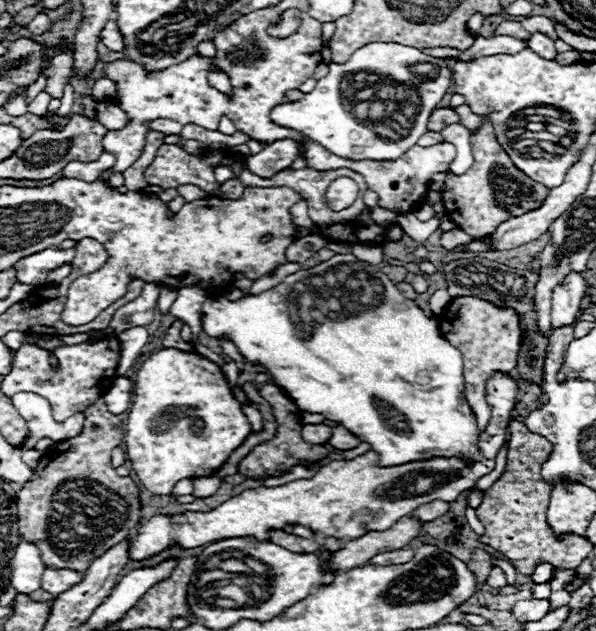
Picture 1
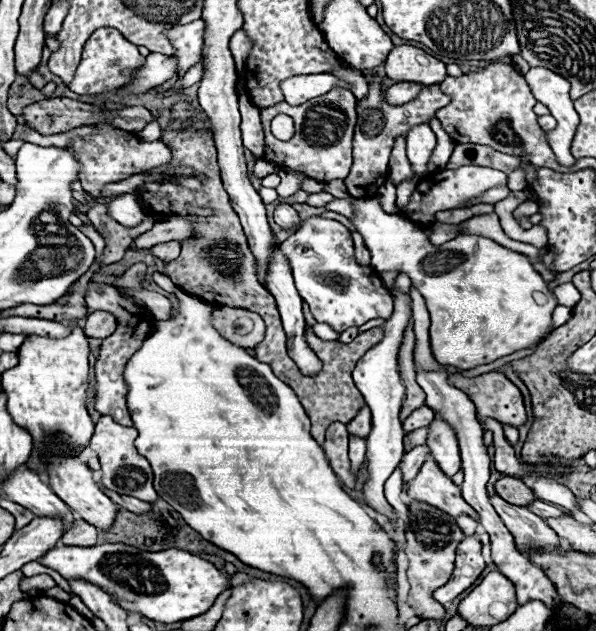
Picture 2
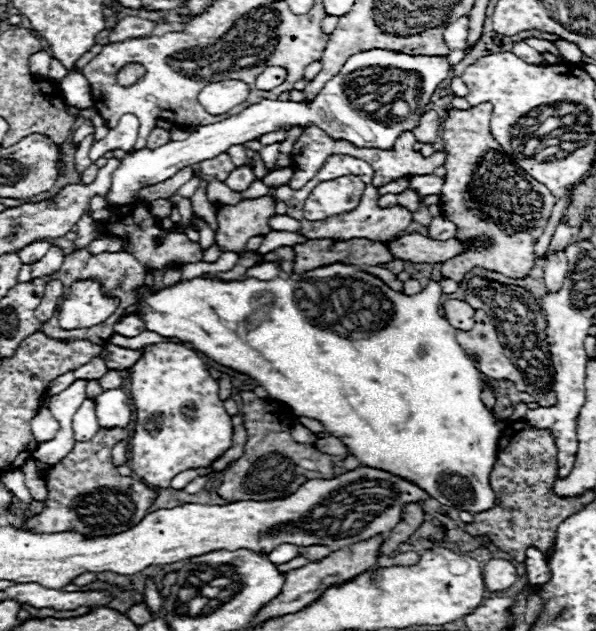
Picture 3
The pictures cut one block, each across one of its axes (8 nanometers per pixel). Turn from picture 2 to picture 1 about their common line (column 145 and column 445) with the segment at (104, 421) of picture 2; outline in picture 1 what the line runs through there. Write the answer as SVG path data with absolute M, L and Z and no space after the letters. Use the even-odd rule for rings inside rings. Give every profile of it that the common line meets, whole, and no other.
M494 372L494 376L488 380L484 398L490 406L490 420L478 436L482 460L474 462L472 466L456 456L418 460L400 466L378 466L380 458L374 450L370 450L354 460L334 460L306 480L296 480L276 488L246 490L210 512L186 512L174 520L168 520L166 516L154 516L140 528L132 528L128 534L132 540L130 556L140 560L164 550L174 542L178 542L182 548L194 548L206 542L238 536L268 540L268 528L284 528L286 524L306 524L316 532L336 536L344 542L360 538L372 530L388 530L402 516L408 516L422 504L432 500L456 500L464 490L470 490L478 478L494 470L496 454L506 442L504 430L510 424L510 412L516 406L516 394L518 382L510 374Z

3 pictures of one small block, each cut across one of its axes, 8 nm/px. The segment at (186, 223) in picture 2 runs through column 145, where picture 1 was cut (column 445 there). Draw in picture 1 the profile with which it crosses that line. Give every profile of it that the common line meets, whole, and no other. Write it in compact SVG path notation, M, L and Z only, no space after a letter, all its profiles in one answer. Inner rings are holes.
M454 228L450 232L444 232L442 238L440 238L440 244L446 248L446 250L454 250L458 246L464 246L464 244L470 244L474 238L470 238L466 232L462 232L460 228Z

